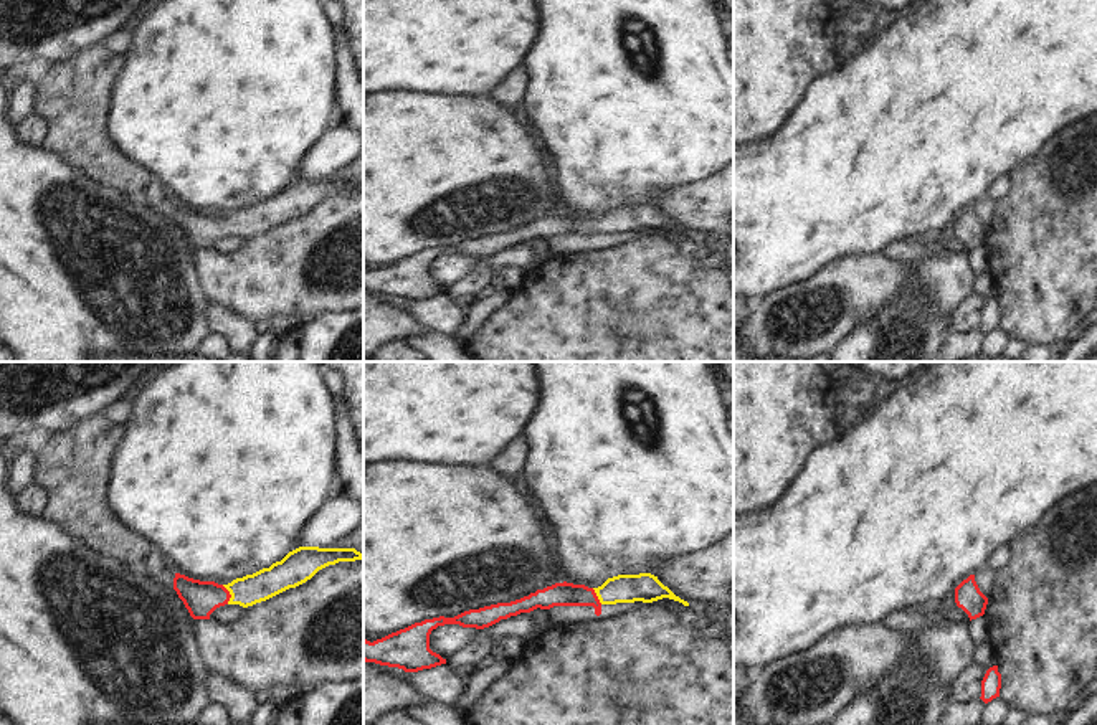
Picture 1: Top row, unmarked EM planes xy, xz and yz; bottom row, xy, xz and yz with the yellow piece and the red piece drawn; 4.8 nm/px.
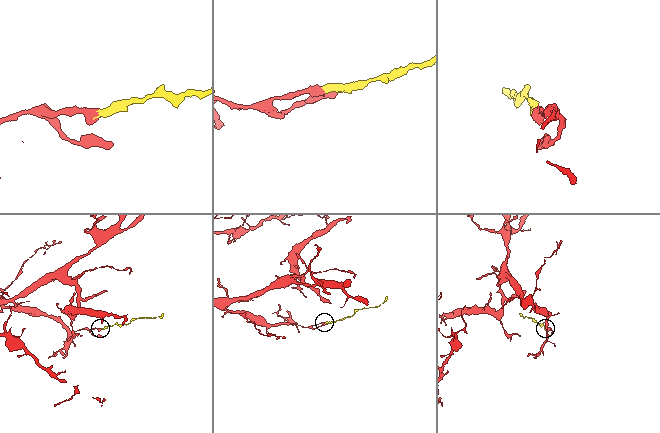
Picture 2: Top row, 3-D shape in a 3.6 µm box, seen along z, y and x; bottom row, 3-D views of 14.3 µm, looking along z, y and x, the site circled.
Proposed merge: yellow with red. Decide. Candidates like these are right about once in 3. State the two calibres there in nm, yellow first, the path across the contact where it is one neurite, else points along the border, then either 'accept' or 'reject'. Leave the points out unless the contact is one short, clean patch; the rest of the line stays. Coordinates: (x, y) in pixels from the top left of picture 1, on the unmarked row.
calibres 140 and 170 nm; way xy (253, 218), (230, 223), (200, 228); accept

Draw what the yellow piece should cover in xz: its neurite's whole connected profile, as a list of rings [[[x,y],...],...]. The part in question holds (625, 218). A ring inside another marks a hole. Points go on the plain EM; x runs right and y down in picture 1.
[[[651,203],[618,205],[608,208],[598,218],[567,211],[555,213],[511,233],[497,233],[479,239],[469,239],[454,248],[439,246],[425,249],[373,272],[365,269],[363,291],[398,297],[405,302],[418,302],[446,294],[446,289],[430,279],[430,264],[438,256],[459,254],[463,258],[484,259],[501,249],[507,249],[520,243],[530,243],[537,238],[550,239],[553,236],[593,236],[595,244],[600,246],[603,235],[634,231],[653,233],[662,228],[689,236],[687,231],[676,226],[658,210],[658,206]]]

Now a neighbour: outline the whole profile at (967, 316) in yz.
[[[971,292],[953,312],[952,329],[958,332],[970,332],[981,327],[981,310],[986,304],[986,297]]]

